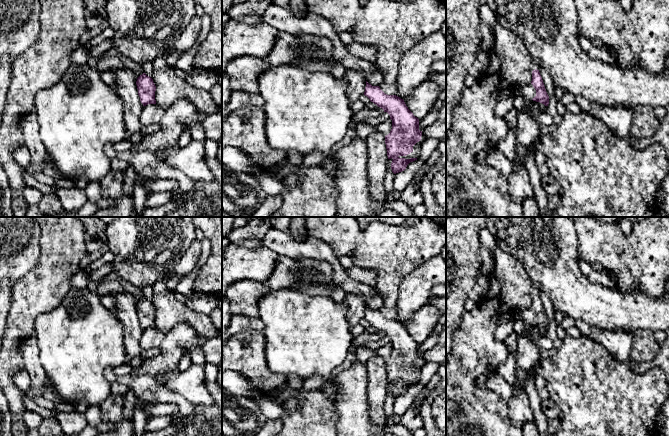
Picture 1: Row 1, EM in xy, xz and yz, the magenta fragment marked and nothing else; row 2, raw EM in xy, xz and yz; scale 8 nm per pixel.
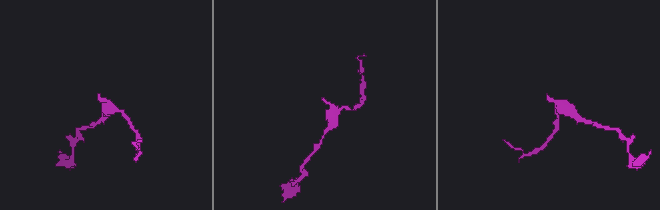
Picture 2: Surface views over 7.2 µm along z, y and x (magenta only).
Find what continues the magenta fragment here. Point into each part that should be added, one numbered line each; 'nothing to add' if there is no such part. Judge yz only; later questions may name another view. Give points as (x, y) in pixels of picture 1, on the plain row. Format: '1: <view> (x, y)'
1: yz (528, 315)

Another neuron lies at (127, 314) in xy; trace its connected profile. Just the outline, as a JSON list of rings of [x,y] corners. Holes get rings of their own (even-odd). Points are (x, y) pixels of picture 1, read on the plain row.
[[[122,290],[117,293],[115,304],[118,307],[117,318],[122,324],[124,331],[124,347],[128,358],[141,357],[143,349],[140,346],[140,339],[143,328],[138,319],[138,313],[134,297]]]

